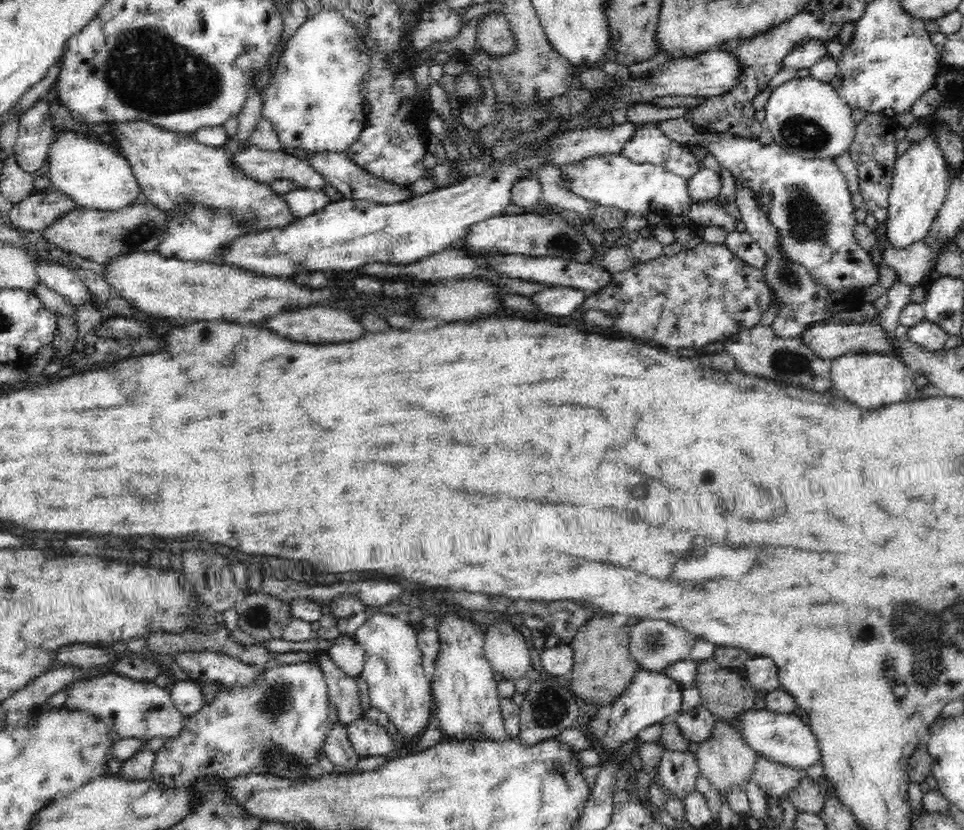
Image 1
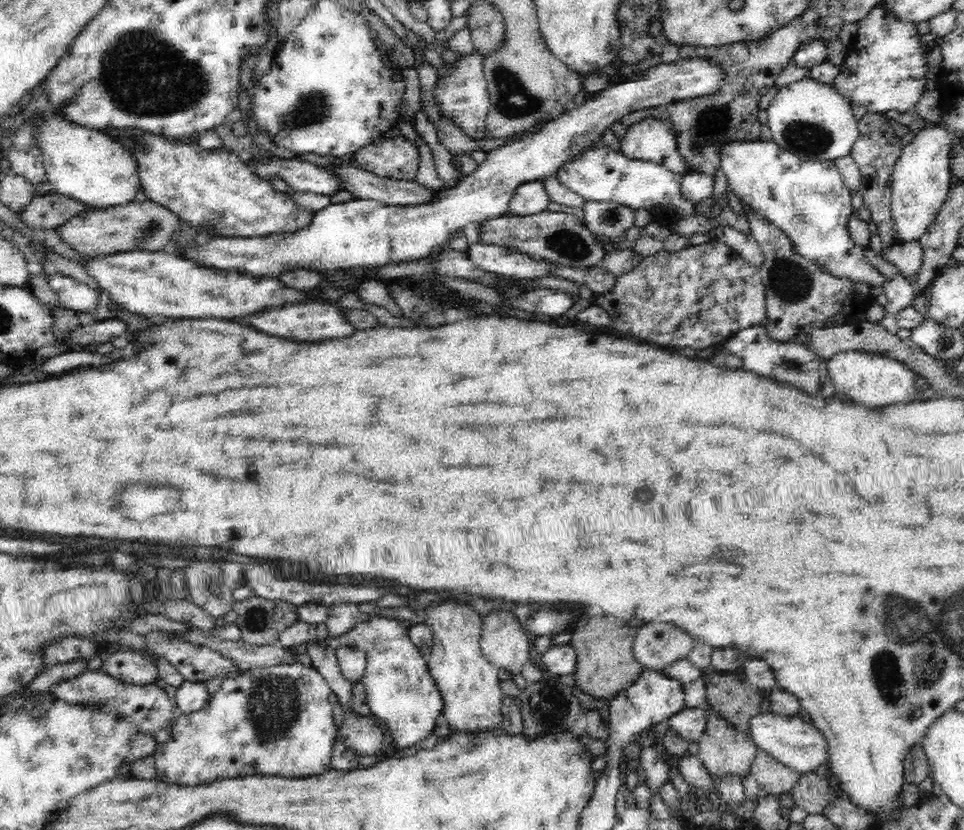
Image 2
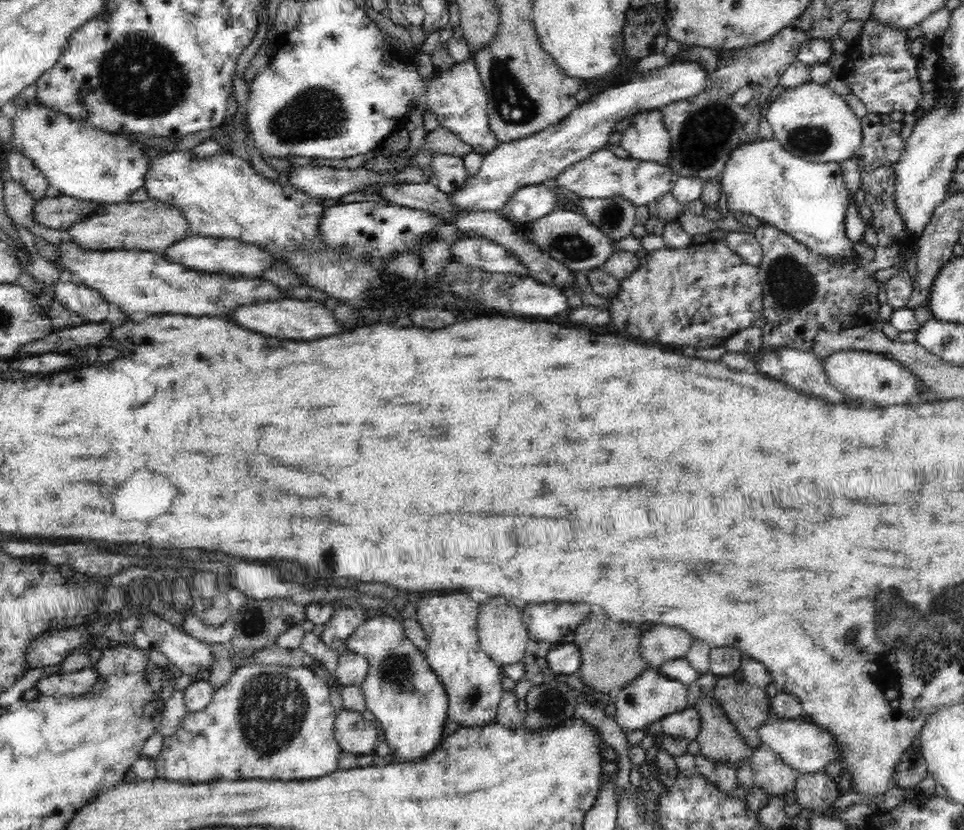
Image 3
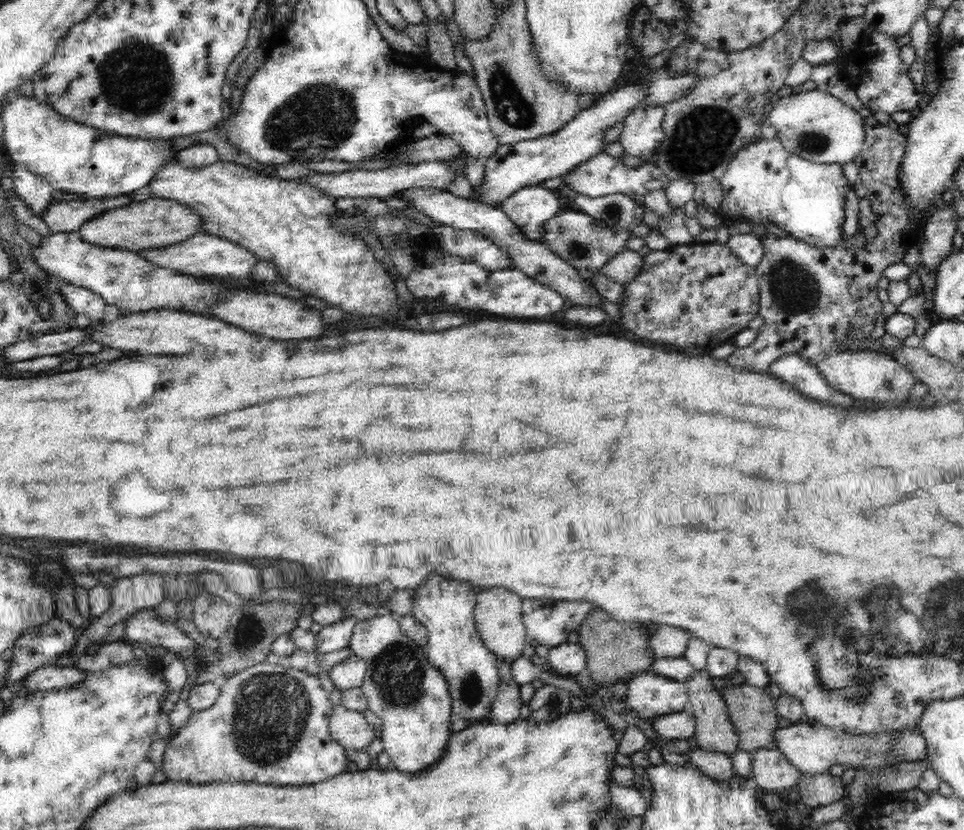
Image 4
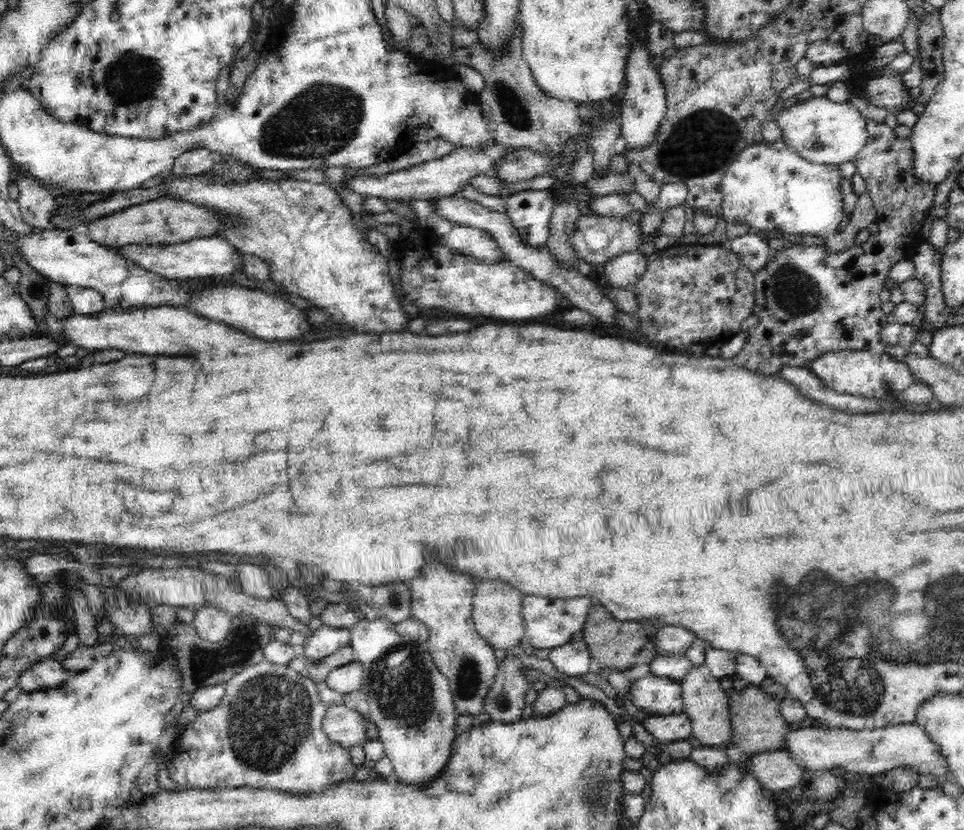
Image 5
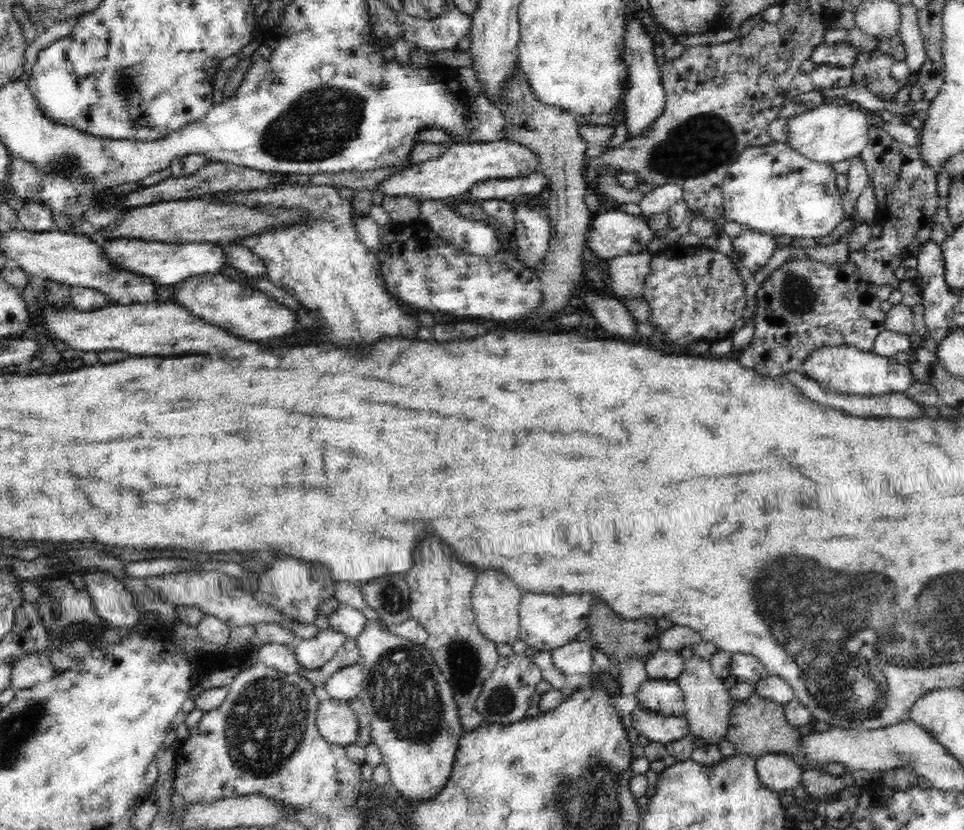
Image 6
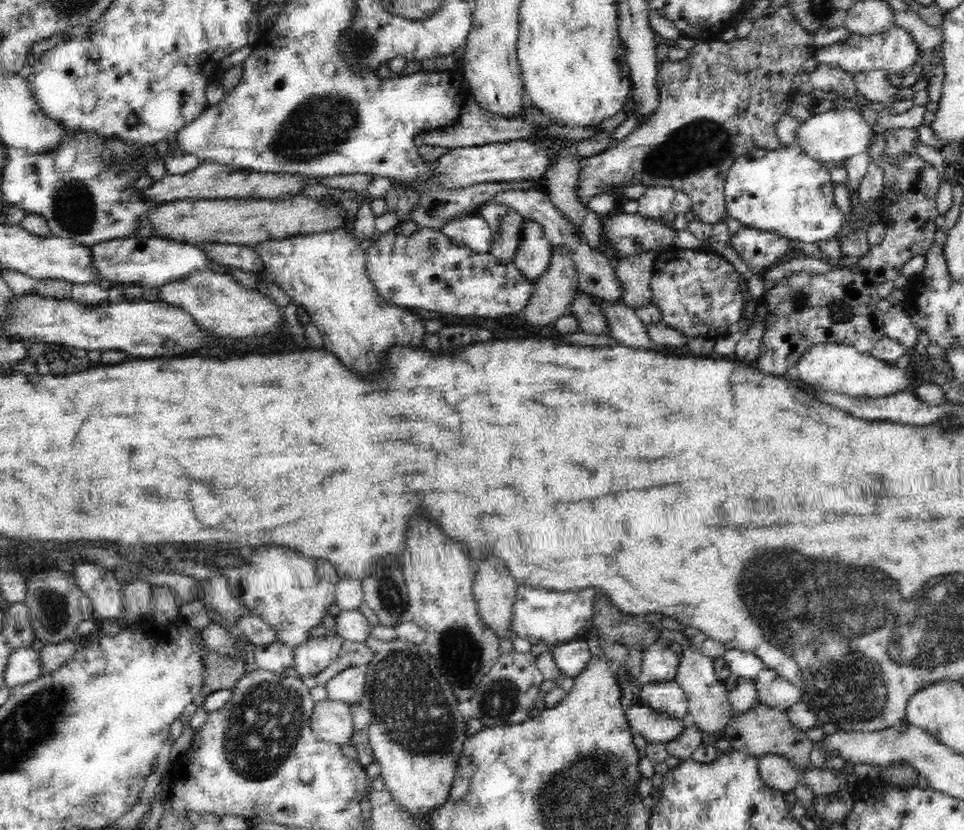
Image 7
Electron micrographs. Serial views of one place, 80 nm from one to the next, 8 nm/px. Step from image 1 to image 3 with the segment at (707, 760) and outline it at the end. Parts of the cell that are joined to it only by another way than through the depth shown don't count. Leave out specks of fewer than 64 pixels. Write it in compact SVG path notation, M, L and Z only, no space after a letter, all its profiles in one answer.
M714 693L700 696L694 707L700 718L700 732L696 738L700 745L699 753L712 764L727 762L732 768L738 768L740 762L750 757L754 750L745 746L745 739L727 719Z

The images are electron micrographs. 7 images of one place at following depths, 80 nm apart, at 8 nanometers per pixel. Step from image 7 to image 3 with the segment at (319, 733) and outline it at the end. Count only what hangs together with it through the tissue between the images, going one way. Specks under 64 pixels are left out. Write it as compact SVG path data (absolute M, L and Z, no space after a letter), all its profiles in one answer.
M338 710L334 720L334 736L344 752L375 754L380 737L379 725L375 719L361 712Z

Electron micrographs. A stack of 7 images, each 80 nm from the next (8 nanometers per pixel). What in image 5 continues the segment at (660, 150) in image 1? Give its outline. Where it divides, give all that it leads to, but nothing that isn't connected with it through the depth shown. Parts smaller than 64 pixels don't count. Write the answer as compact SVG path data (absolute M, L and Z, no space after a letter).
M634 40L632 52L626 64L626 94L622 94L622 108L619 116L621 134L626 141L625 148L632 149L648 145L653 141L657 126L667 112L667 93L662 82L661 74L650 64L650 48L644 46L640 40Z

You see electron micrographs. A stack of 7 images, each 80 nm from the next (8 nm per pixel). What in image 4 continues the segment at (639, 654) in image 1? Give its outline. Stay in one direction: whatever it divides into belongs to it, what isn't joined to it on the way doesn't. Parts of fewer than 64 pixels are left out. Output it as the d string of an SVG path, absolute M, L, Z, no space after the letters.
M660 625L648 639L655 659L683 656L689 645L691 634L680 627Z

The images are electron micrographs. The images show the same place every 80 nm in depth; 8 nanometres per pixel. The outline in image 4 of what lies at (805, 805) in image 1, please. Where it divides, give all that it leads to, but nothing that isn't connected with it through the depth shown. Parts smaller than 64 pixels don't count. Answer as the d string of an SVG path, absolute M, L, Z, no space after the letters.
M829 771L801 773L797 787L802 803L812 808L833 804L847 794L841 777L833 776Z

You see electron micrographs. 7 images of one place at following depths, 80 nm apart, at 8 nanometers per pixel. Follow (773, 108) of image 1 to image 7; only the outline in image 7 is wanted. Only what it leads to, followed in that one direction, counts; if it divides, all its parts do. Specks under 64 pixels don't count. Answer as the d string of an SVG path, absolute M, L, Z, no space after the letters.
M854 108L830 110L822 114L814 114L812 118L802 121L796 129L796 142L809 157L825 163L845 161L860 152L864 152L871 142L872 127L864 121L863 115Z

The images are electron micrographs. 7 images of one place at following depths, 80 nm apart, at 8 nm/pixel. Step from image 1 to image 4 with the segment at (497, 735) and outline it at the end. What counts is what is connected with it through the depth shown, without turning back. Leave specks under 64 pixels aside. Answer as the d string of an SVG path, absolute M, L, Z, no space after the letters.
M438 573L426 577L417 588L413 598L414 618L427 628L424 648L427 659L446 677L452 697L451 714L469 720L469 724L488 721L500 677L497 656L484 646L476 630L474 606L478 588L464 581L452 581L451 577L439 576Z

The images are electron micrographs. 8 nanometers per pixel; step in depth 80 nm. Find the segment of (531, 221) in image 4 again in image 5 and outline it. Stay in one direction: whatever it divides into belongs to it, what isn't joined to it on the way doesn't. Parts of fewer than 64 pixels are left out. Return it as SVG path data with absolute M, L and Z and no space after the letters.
M523 190L504 198L507 201L506 214L526 244L532 247L543 247L551 235L550 218L552 218L555 201L550 193L550 190Z

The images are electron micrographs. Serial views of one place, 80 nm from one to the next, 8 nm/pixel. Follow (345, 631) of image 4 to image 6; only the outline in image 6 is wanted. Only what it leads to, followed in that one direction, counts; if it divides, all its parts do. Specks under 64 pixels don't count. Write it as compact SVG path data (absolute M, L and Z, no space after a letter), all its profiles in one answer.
M332 628L320 629L314 637L298 642L297 651L294 651L296 660L306 669L316 670L326 664L347 639L344 633Z

